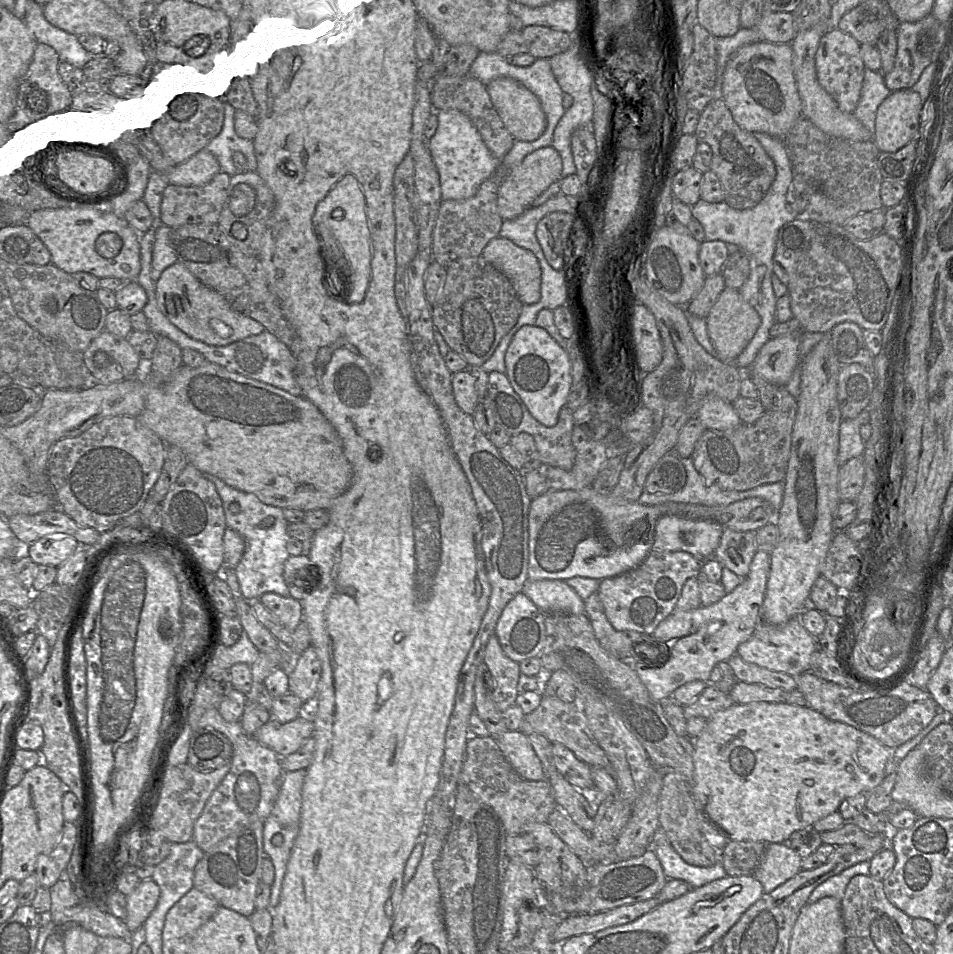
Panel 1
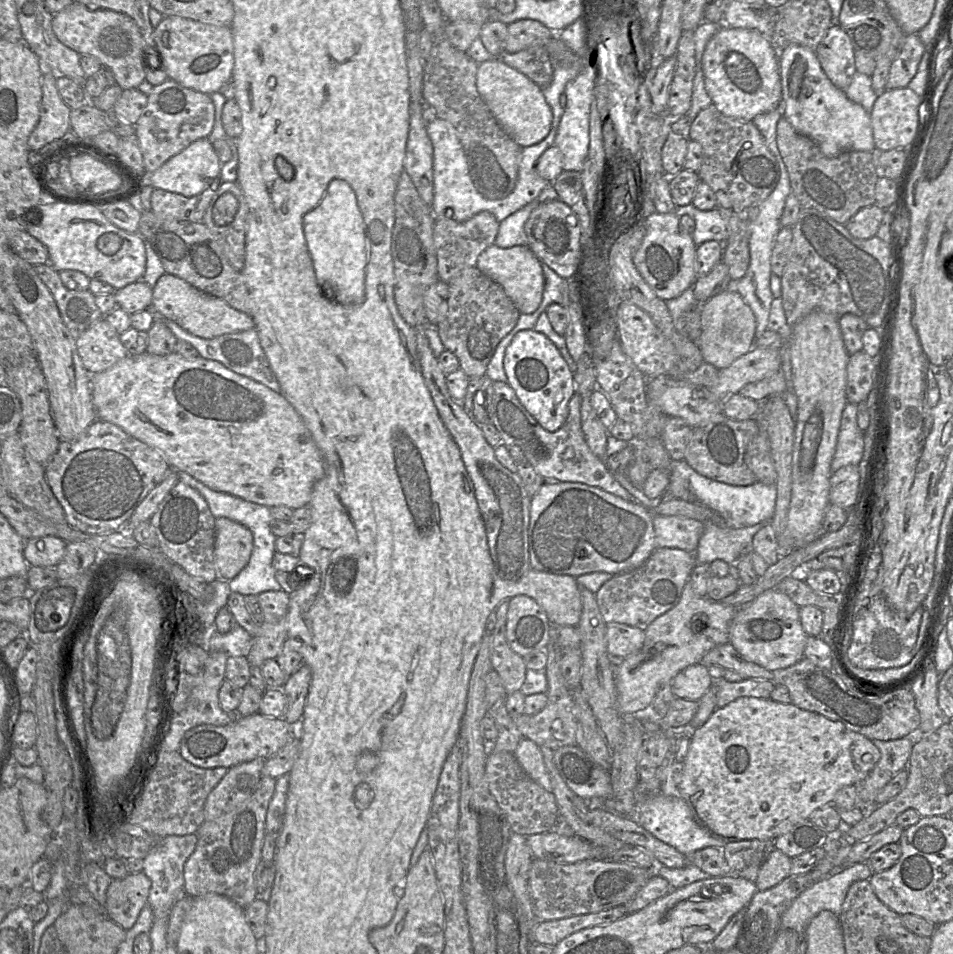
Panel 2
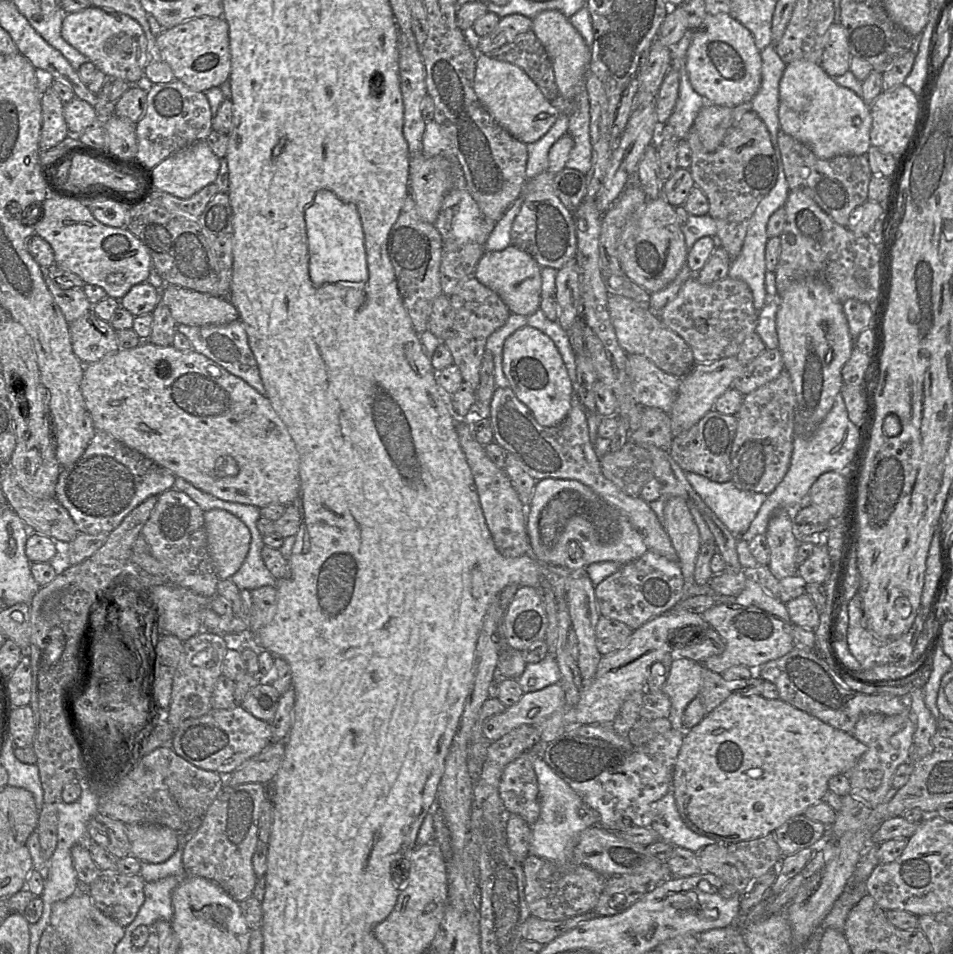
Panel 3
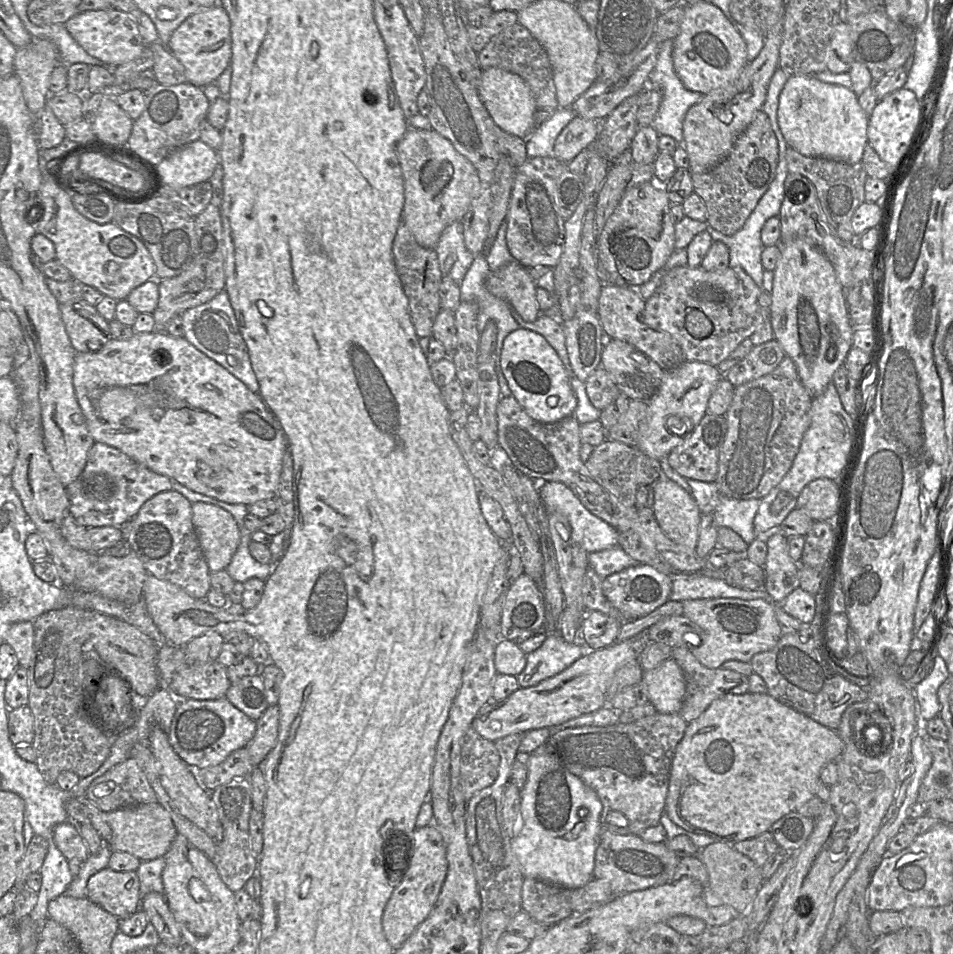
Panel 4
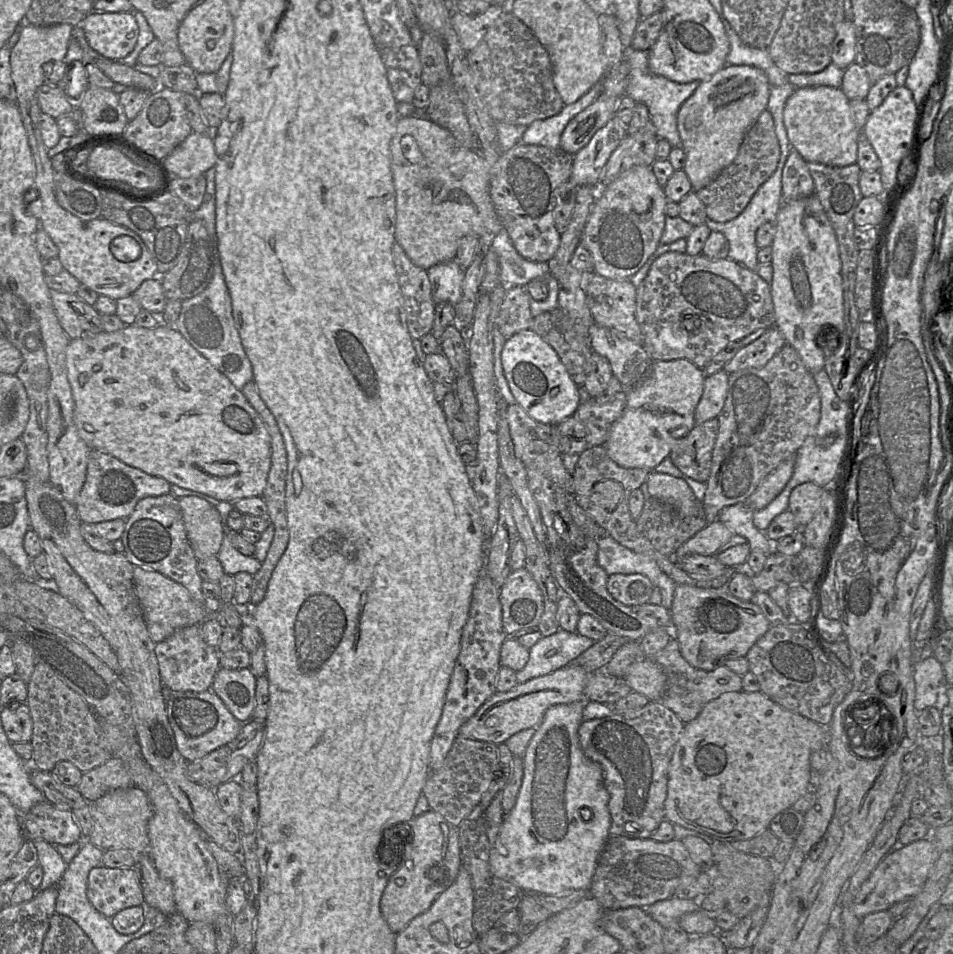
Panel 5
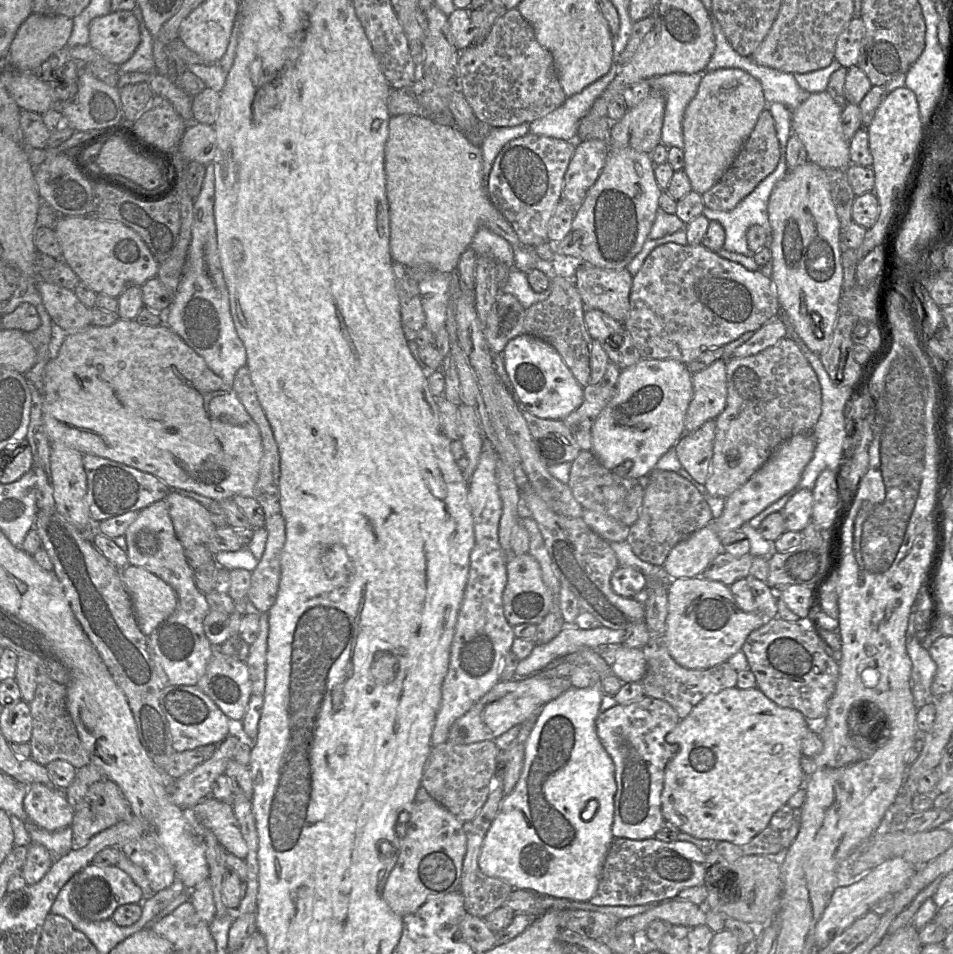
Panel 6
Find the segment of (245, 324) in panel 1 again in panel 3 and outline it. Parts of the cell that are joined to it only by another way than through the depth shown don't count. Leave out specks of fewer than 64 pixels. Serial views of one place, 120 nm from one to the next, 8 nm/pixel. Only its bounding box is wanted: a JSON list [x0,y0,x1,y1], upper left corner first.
[159,285,239,325]

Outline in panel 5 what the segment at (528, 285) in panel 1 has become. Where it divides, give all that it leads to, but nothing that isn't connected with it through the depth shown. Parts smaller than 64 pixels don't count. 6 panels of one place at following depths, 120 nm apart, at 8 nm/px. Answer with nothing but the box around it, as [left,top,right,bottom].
[495,286,534,339]

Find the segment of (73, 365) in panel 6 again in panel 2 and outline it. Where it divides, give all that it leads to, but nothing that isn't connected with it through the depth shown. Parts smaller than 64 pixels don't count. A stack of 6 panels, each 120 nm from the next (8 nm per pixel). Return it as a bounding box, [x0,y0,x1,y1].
[91,352,325,510]

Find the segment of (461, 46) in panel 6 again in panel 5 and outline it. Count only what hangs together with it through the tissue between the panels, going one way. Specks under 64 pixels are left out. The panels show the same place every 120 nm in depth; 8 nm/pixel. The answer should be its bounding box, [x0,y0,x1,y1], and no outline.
[451,4,507,52]

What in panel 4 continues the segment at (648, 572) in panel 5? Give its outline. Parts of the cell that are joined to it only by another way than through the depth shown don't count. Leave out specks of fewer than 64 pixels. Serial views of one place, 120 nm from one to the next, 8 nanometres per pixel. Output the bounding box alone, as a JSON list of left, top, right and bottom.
[588,545,767,601]

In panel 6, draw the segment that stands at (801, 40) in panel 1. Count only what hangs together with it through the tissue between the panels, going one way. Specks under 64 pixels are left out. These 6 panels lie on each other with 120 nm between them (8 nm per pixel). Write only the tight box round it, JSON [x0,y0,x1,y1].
[791,91,851,169]

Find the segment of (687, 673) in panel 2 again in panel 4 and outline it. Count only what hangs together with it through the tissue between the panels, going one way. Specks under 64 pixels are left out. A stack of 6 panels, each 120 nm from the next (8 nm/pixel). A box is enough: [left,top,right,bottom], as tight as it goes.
[641,659,686,714]

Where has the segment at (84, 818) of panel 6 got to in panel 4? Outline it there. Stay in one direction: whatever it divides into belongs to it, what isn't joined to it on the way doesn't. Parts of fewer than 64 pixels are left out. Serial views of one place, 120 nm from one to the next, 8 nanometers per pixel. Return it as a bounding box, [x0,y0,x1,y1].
[106,802,178,861]

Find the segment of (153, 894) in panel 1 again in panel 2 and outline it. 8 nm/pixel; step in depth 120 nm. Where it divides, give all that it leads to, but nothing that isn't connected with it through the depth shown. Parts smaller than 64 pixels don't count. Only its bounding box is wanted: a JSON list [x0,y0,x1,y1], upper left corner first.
[103,872,151,931]

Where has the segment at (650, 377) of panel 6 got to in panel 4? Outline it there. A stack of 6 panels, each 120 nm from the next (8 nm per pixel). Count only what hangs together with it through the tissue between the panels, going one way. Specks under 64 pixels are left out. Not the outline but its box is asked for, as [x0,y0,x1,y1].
[637,361,723,460]

